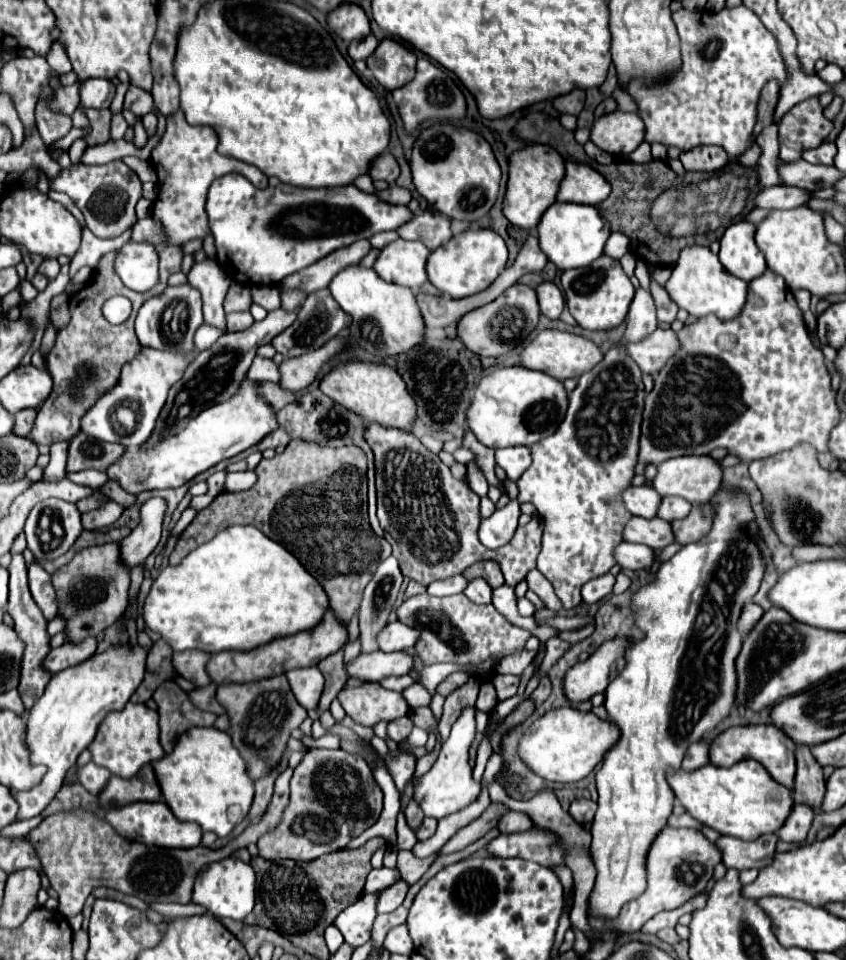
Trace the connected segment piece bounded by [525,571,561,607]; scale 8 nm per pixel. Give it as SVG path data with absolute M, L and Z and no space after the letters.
M529 571L527 577L525 577L527 585L531 591L535 591L545 605L551 605L551 607L561 607L561 601L557 599L557 595L553 593L553 587L549 585L549 581L545 579L545 575L541 575L539 571Z

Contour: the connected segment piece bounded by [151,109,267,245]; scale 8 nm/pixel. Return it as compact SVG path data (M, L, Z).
M179 109L171 117L167 117L165 133L159 143L151 151L151 163L159 175L159 195L153 201L151 215L161 223L163 233L167 233L167 241L171 245L185 245L193 239L205 239L209 235L205 199L209 185L231 171L245 175L255 187L265 189L267 177L253 165L247 165L233 157L223 157L217 153L217 135L211 127L189 125L185 121L183 111Z

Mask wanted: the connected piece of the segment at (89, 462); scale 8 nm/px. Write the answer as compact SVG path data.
M75 435L69 445L69 459L67 459L67 471L83 471L83 469L99 469L105 471L111 467L121 455L125 453L123 445L105 443L99 439L93 439L89 435Z

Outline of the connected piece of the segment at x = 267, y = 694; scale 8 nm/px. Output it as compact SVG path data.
M285 675L243 685L219 685L217 701L227 709L231 721L227 733L231 735L235 749L239 749L239 755L247 761L247 775L253 781L265 777L279 765L287 751L291 731L307 719L307 711L297 703Z

